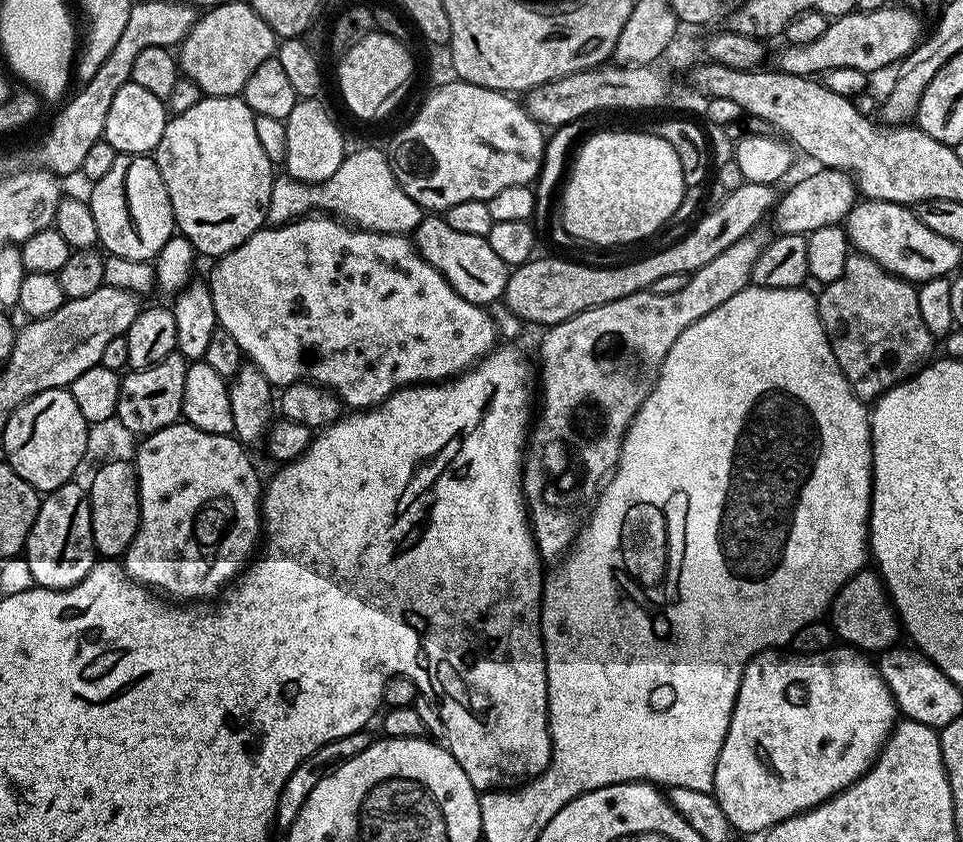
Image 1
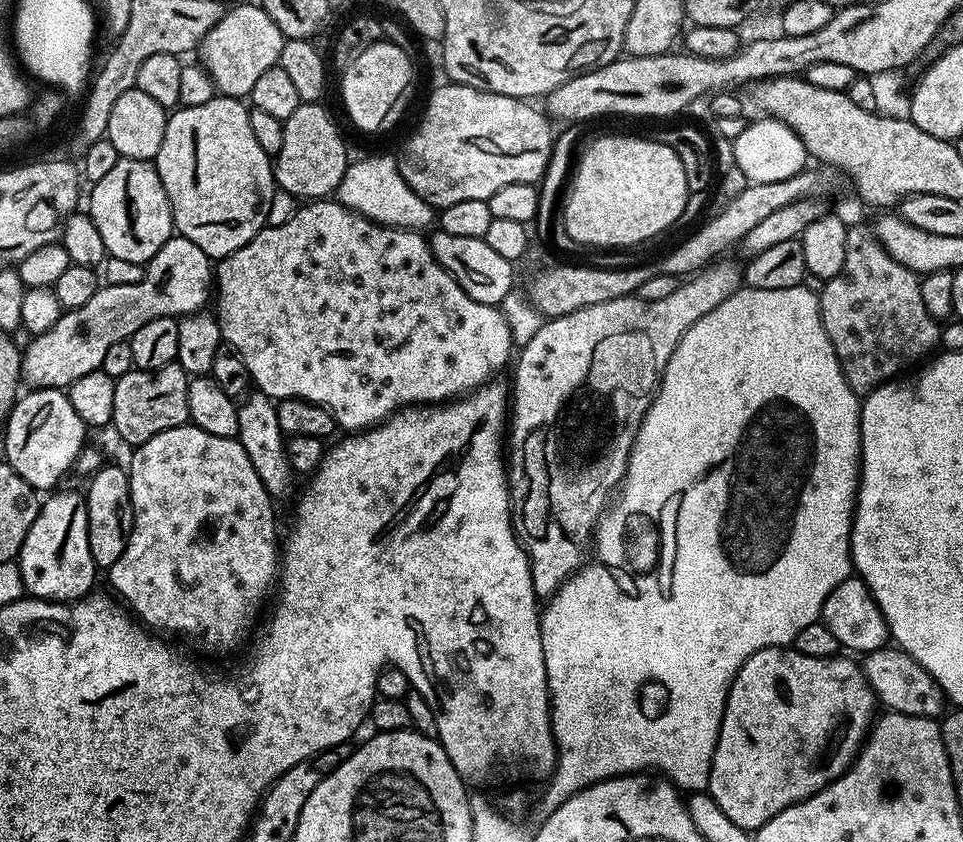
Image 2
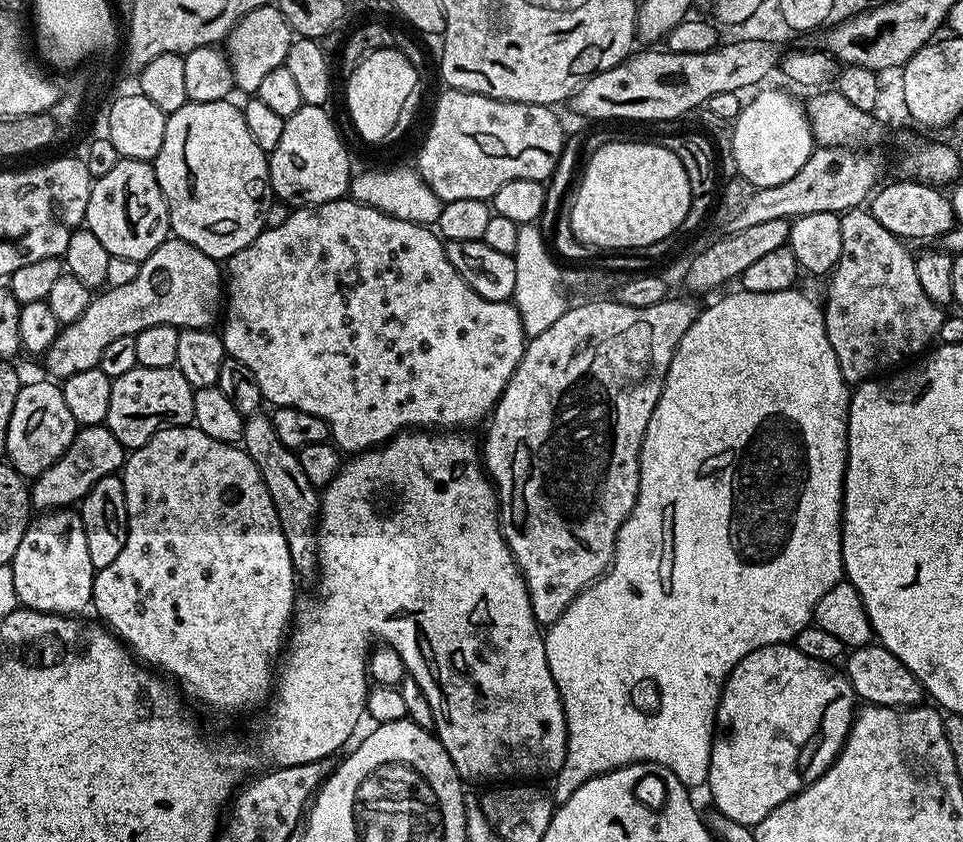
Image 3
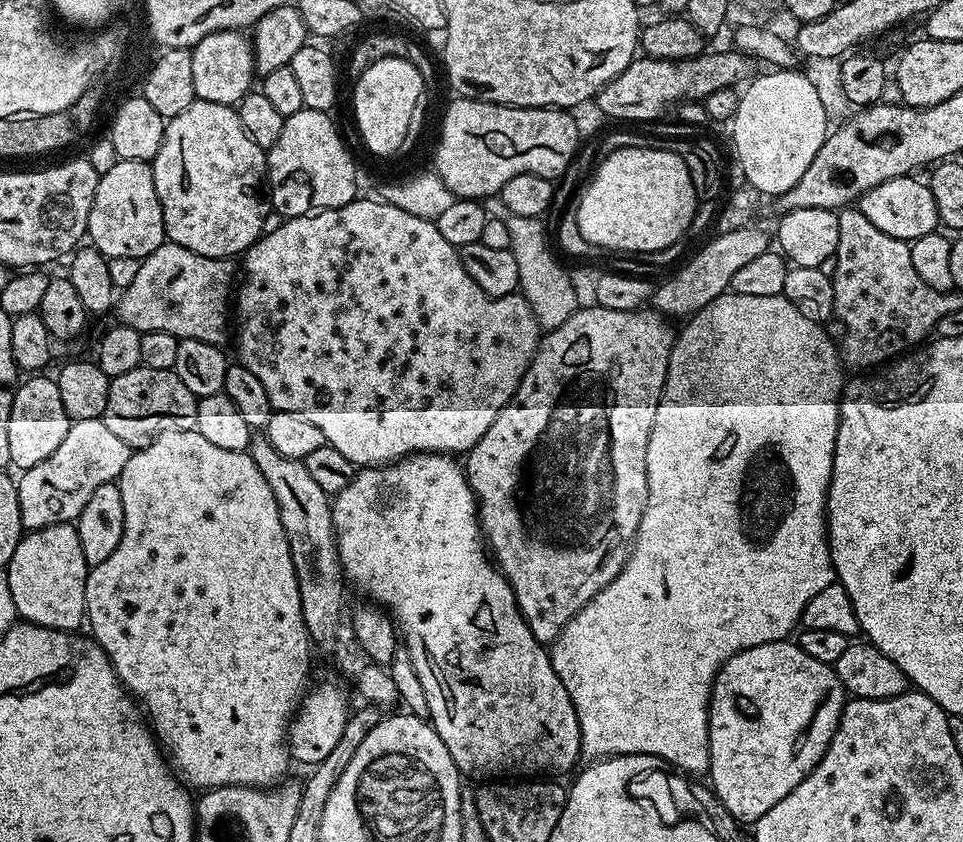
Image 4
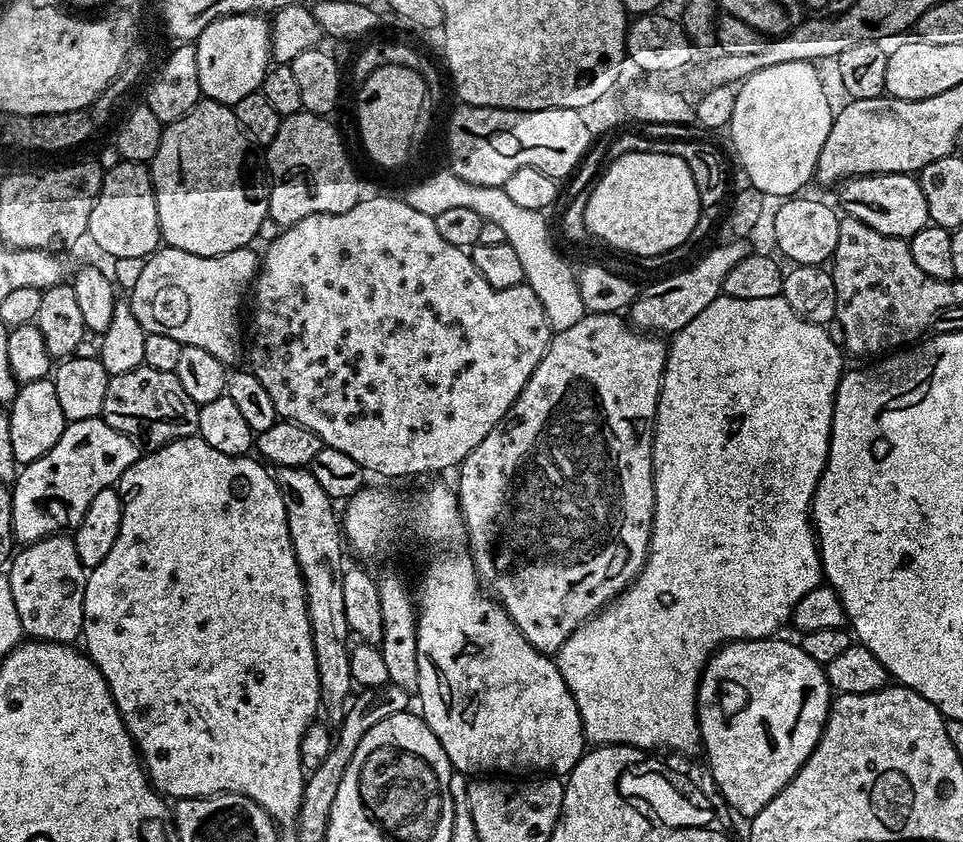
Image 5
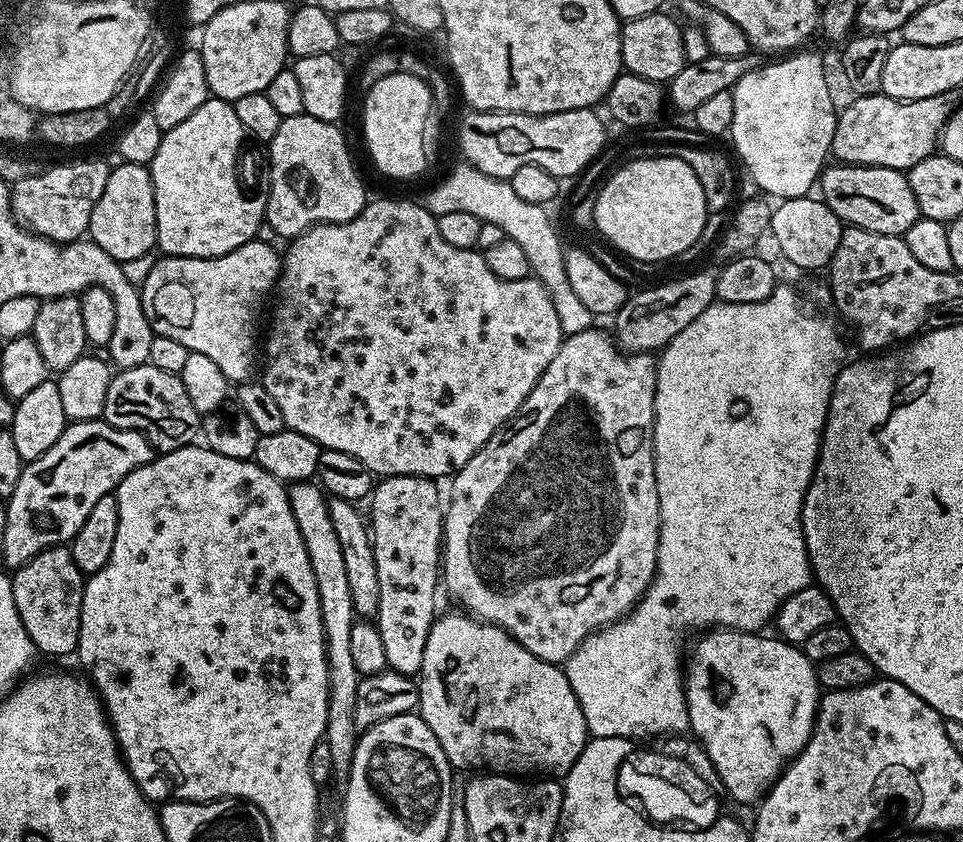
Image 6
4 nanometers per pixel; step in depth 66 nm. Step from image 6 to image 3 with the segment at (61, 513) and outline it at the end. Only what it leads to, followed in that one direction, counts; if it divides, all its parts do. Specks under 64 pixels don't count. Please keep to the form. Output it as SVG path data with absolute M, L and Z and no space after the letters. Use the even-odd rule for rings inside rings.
M84 426L77 431L68 449L30 484L32 506L36 510L72 508L83 501L85 494L102 478L119 473L123 469L126 450L114 438L107 426Z

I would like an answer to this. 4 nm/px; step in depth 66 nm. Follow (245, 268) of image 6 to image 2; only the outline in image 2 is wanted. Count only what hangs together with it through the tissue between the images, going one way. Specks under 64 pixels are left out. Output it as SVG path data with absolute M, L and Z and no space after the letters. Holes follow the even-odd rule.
M174 234L154 254L154 258L149 260L144 268L144 276L138 282L130 282L126 286L100 286L96 293L86 302L77 308L70 308L61 311L58 319L44 332L37 332L31 337L28 349L24 348L20 357L20 371L23 379L29 380L29 385L36 388L59 388L67 389L69 384L78 382L82 374L90 374L97 371L106 356L106 350L118 342L127 340L138 330L138 326L146 326L159 316L170 316L179 318L190 316L193 312L201 311L205 307L204 303L209 303L210 293L214 288L214 264L213 261L190 238Z

